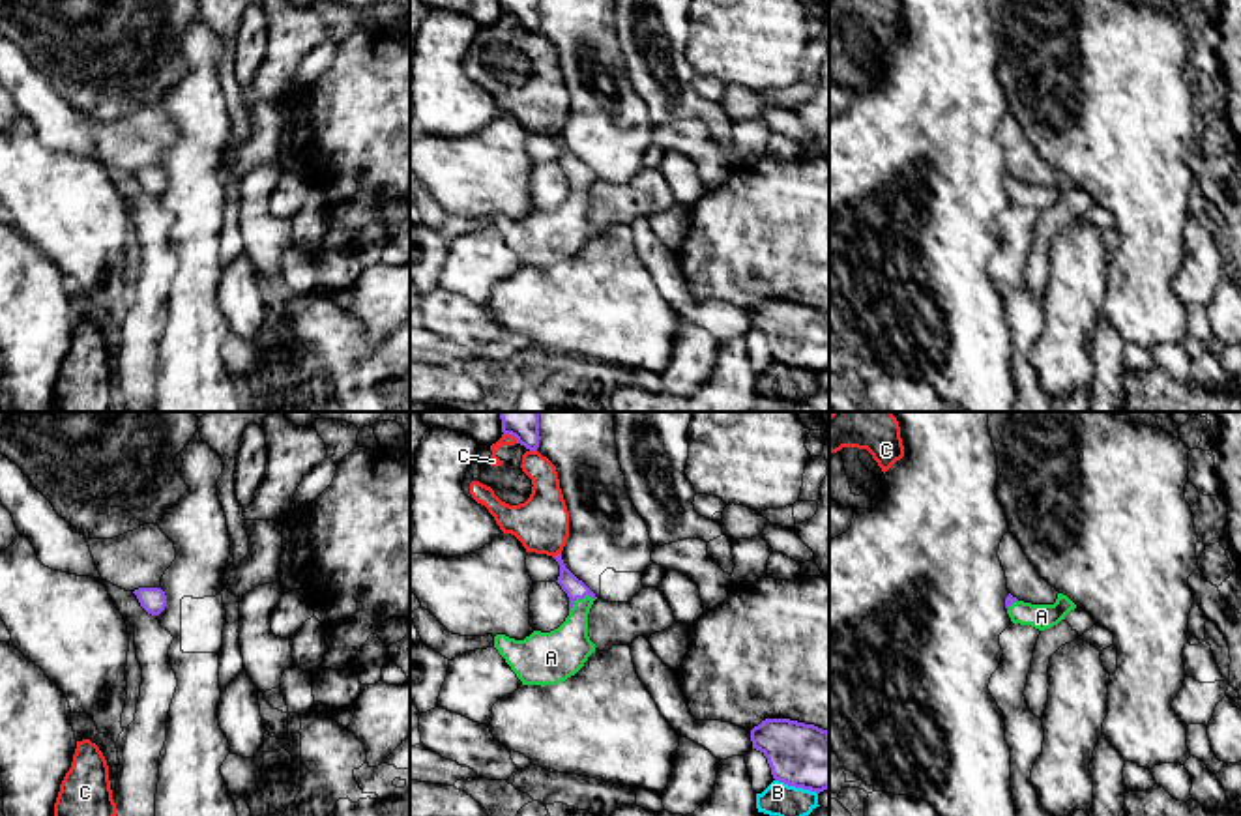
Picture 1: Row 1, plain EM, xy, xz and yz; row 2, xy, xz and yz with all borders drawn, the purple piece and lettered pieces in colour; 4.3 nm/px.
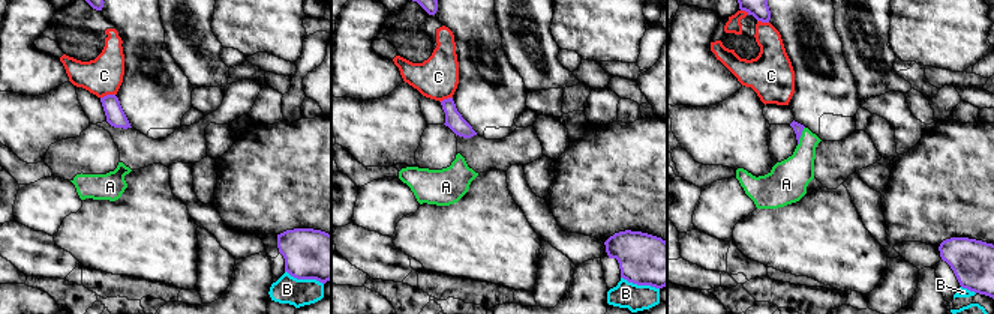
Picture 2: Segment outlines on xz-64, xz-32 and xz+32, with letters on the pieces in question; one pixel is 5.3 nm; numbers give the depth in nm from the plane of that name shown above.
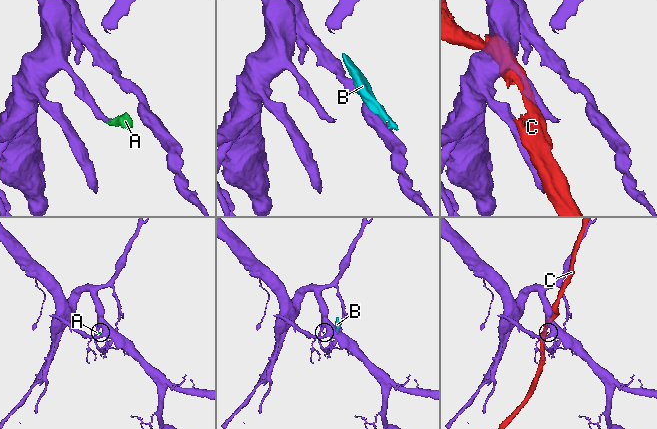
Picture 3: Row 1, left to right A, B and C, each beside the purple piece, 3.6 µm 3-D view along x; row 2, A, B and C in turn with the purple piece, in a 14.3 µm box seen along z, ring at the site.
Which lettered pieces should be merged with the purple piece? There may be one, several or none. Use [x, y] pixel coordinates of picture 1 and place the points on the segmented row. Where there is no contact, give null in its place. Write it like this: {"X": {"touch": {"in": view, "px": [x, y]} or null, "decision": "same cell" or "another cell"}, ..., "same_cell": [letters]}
{"A": {"touch": {"in": "xz", "px": [581, 597]}, "decision": "same cell"}, "B": {"touch": {"in": "xz", "px": [796, 786]}, "decision": "another cell"}, "C": {"touch": {"in": "xz", "px": [558, 554]}, "decision": "another cell"}, "same_cell": ["A"]}

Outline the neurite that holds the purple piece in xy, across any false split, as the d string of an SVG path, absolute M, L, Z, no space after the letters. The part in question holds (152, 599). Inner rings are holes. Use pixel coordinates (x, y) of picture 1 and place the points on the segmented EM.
M139 588L133 593L140 606L152 616L159 616L167 606L167 595L161 588Z

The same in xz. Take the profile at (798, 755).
M766 719L751 730L752 749L760 750L775 780L824 792L829 788L829 732L790 719Z

